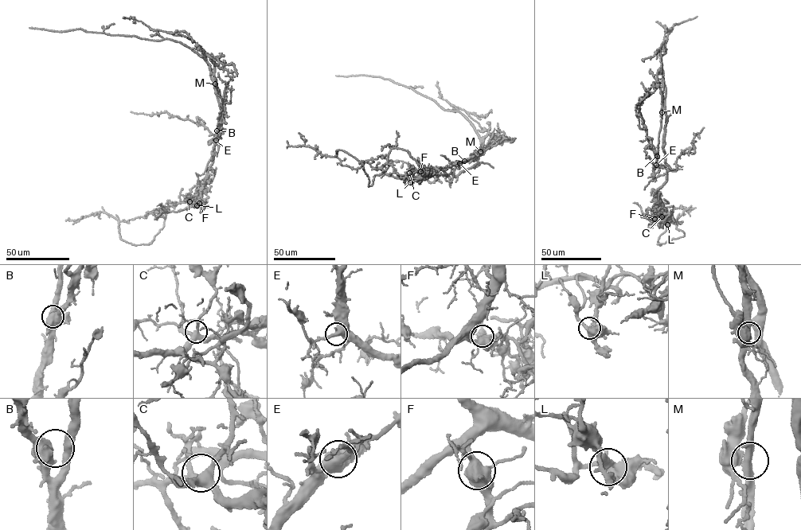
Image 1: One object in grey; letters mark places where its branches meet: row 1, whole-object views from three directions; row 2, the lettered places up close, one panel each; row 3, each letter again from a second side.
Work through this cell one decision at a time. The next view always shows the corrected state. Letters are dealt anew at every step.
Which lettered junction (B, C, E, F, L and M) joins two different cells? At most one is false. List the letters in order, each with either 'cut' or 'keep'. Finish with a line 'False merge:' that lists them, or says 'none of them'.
B: keep
C: keep
E: keep
F: keep
L: cut
M: keep
False merge: L

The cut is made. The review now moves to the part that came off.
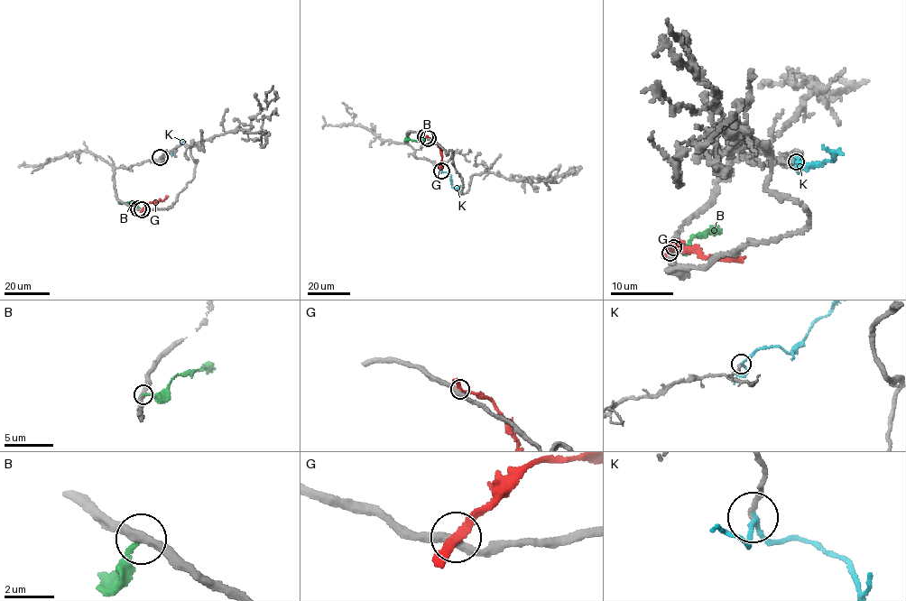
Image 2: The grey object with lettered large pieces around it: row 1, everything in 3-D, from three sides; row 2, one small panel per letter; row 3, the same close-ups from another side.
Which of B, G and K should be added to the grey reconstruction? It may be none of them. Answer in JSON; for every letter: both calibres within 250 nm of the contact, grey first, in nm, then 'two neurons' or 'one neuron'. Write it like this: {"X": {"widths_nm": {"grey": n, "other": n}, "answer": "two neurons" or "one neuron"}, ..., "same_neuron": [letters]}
{"B": {"widths_nm": {"grey": 340, "other": 180}, "answer": "two neurons"}, "G": {"widths_nm": {"grey": 360, "other": 240}, "answer": "two neurons"}, "K": {"widths_nm": {"grey": 150, "other": 160}, "answer": "one neuron"}, "same_neuron": ["K"]}

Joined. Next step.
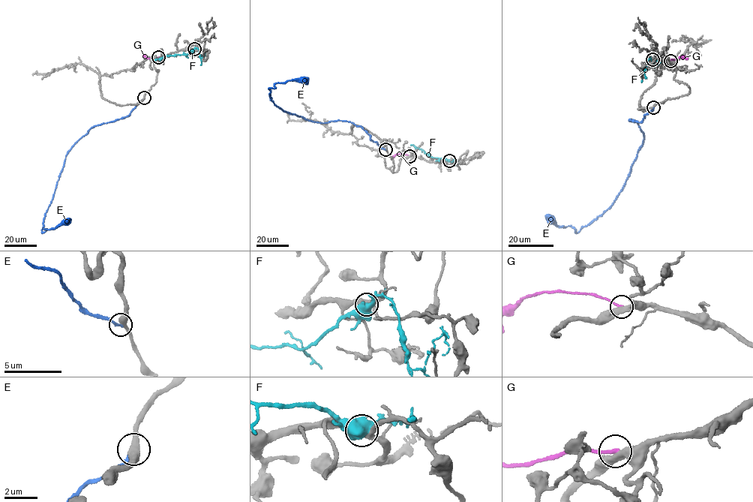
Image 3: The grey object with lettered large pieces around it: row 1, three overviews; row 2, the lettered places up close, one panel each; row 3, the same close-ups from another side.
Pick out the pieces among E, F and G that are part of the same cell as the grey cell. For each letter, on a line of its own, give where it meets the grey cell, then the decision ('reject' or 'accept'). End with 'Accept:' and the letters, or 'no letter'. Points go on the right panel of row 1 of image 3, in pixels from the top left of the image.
E: meets grey at (653, 107); reject
F: meets grey at (652, 59); reject
G: meets grey at (670, 61); reject
Accept: no letter

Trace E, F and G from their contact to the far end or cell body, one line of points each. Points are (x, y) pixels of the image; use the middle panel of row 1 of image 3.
E: (385, 149), (359, 126), (306, 120), (271, 99), (268, 88), (276, 83), (307, 84)
F: (449, 160), (429, 156), (410, 145)
G: (409, 156), (397, 154), (393, 160)

